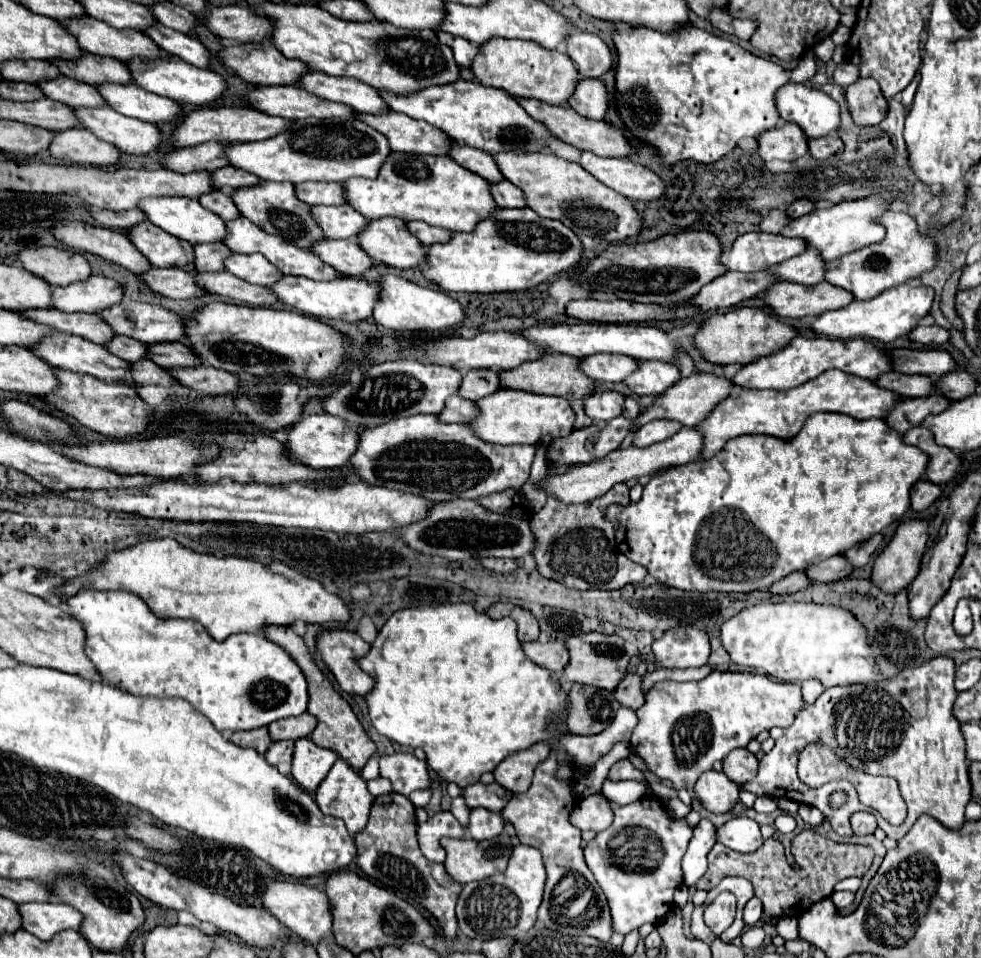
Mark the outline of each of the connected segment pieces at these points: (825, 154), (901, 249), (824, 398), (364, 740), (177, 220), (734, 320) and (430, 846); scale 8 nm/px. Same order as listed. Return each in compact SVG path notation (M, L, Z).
M823 136L823 138L811 138L809 140L809 154L817 160L825 160L833 154L841 154L843 152L843 142L839 142L837 136Z
M887 212L879 218L887 234L881 242L863 246L843 258L831 260L825 264L825 280L837 288L843 288L853 294L855 300L871 300L883 290L903 284L935 266L937 246L931 236L923 236L915 228L915 220L905 212Z
M827 370L821 376L787 392L737 390L729 394L725 400L721 400L719 406L715 406L699 426L695 426L703 434L703 450L699 454L699 460L711 458L725 446L727 440L743 434L769 434L775 438L789 440L801 430L803 422L815 412L839 412L855 420L869 420L869 418L883 418L883 414L887 414L887 410L891 410L895 402L897 402L895 394L879 390L879 386L875 386L871 380L855 378L839 370Z
M287 628L287 630L263 630L263 634L265 634L271 642L279 644L281 648L285 648L285 650L291 654L291 658L299 664L299 668L303 670L303 674L305 674L305 678L307 678L307 684L309 684L309 708L307 708L307 712L309 712L309 714L315 714L315 718L319 720L317 728L315 728L313 734L311 734L311 740L313 740L317 746L321 746L321 748L327 748L327 750L337 752L339 758L343 758L353 770L357 770L357 772L363 770L363 766L367 764L367 760L375 754L377 746L375 746L375 742L365 734L365 730L363 730L361 722L357 720L355 712L351 710L349 702L343 700L343 696L333 688L333 684L331 684L331 682L325 678L325 674L317 668L317 664L313 662L311 654L309 654L309 650L307 650L307 646L305 646L305 642L303 642L303 638L301 638L299 634L295 634L293 628Z
M143 198L137 204L139 210L147 216L151 224L157 228L173 234L179 240L187 240L191 244L203 244L203 242L221 242L223 240L223 226L225 222L217 218L215 214L207 212L203 206L197 204L197 200L189 198Z
M735 308L725 314L713 314L709 316L699 332L695 334L693 342L699 348L701 356L711 364L749 364L755 358L767 356L783 348L789 340L793 340L797 332L783 324L777 316L773 316L769 310L759 308Z
M437 812L427 822L417 826L417 842L427 860L431 862L445 860L445 850L439 844L443 836L449 836L449 838L465 836L465 830L459 826L459 822L455 822L455 816L451 812Z

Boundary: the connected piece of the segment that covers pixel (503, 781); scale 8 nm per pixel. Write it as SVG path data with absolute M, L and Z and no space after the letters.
M547 742L535 744L529 750L515 752L495 768L495 772L493 772L495 780L505 790L509 790L513 794L525 792L531 786L535 766L539 762L543 762L543 758L547 758L547 756L549 756L549 744Z

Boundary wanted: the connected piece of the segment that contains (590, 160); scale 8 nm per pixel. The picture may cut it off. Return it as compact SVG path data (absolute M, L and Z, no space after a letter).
M581 152L577 164L591 176L599 178L601 184L613 188L633 202L651 202L665 192L665 184L655 172L625 158L601 158L591 152Z

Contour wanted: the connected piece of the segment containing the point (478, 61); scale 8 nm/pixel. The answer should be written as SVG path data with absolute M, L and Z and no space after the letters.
M491 38L481 44L479 54L471 62L471 72L483 86L501 88L511 96L537 98L547 104L563 104L579 80L575 64L563 52L543 50L541 46L535 46L535 42L507 42L505 38Z

